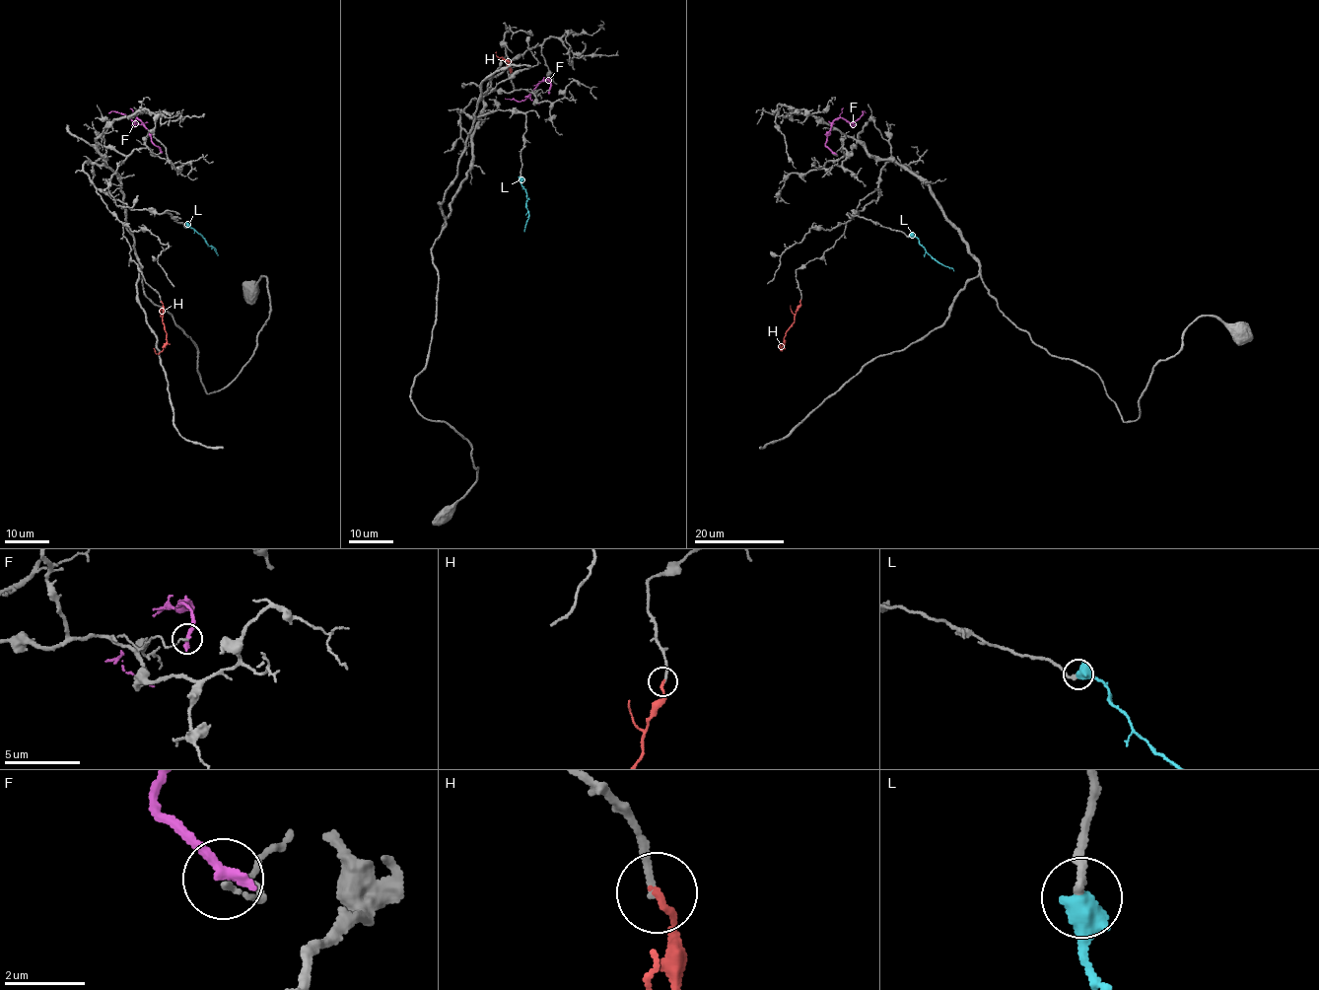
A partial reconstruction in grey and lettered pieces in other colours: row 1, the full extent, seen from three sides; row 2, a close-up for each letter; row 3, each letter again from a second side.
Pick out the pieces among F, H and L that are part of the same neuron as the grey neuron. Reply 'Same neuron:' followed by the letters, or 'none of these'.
Same neuron: H, L

